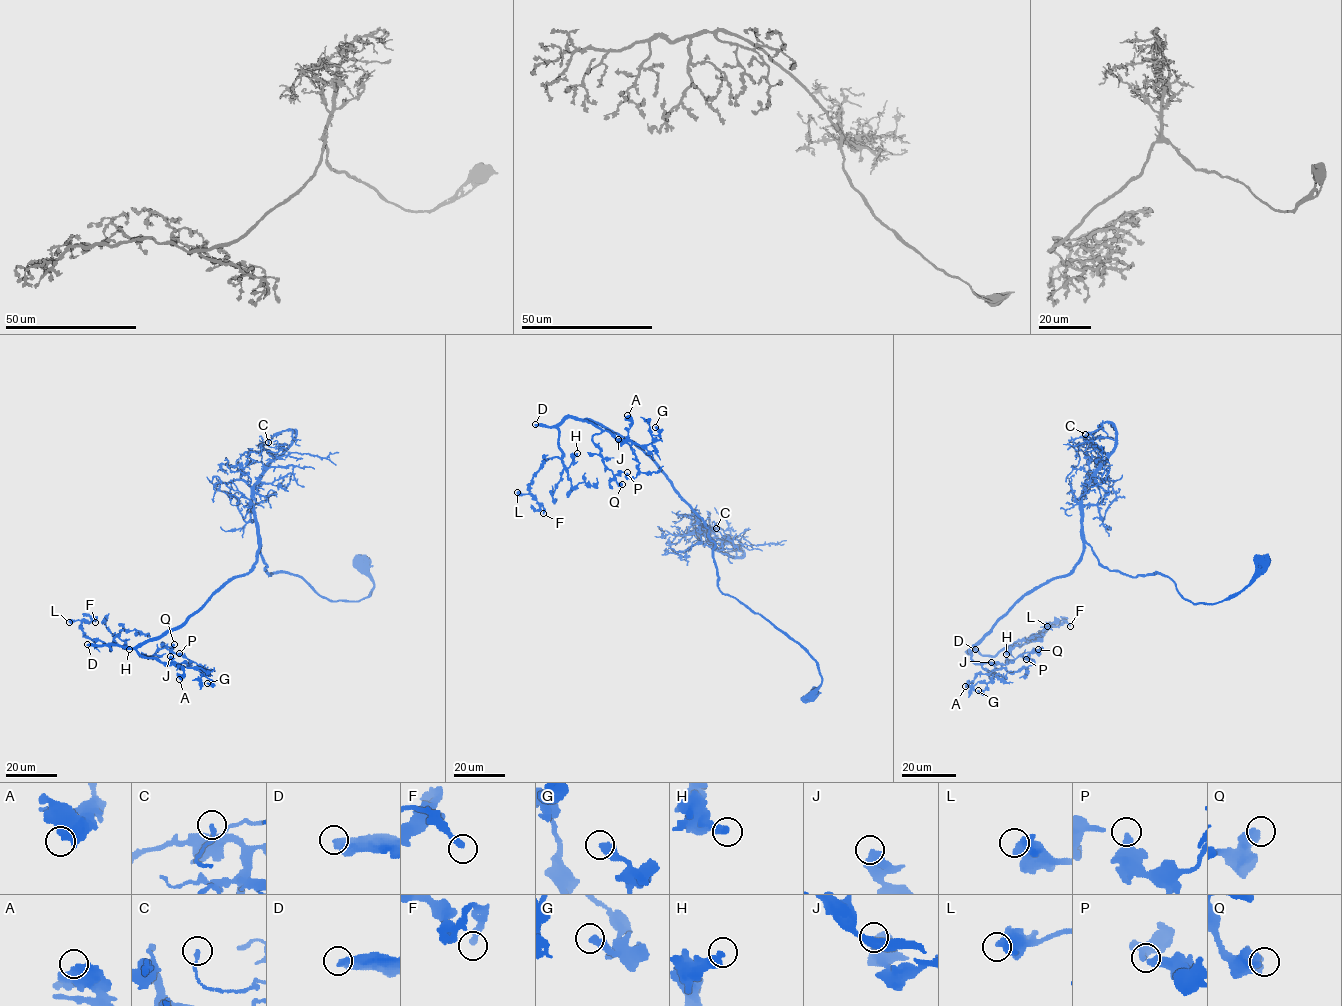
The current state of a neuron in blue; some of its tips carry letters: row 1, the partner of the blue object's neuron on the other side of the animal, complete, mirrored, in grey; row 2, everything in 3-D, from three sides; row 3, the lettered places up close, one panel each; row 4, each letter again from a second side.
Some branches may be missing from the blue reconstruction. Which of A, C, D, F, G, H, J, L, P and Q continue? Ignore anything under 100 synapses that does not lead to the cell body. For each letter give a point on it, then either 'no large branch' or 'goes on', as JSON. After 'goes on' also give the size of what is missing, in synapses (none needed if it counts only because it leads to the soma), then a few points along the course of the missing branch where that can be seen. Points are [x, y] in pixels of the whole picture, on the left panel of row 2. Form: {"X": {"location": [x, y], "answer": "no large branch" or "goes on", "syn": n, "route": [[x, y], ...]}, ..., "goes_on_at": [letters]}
{"A": {"location": [179, 679], "answer": "no large branch"}, "C": {"location": [268, 442], "answer": "no large branch"}, "D": {"location": [87, 644], "answer": "goes on", "syn": 600}, "F": {"location": [95, 622], "answer": "no large branch"}, "G": {"location": [207, 683], "answer": "no large branch"}, "H": {"location": [129, 649], "answer": "no large branch"}, "J": {"location": [170, 656], "answer": "no large branch"}, "L": {"location": [69, 622], "answer": "no large branch"}, "P": {"location": [179, 653], "answer": "no large branch"}, "Q": {"location": [174, 644], "answer": "no large branch"}, "goes_on_at": ["D"]}

